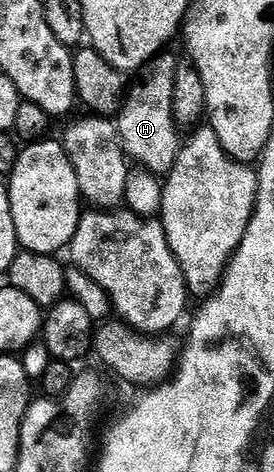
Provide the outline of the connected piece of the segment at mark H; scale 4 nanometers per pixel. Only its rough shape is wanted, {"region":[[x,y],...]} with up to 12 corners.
{"region":[[179,59],[136,72],[115,116],[126,156],[169,174],[182,136],[172,111]]}

